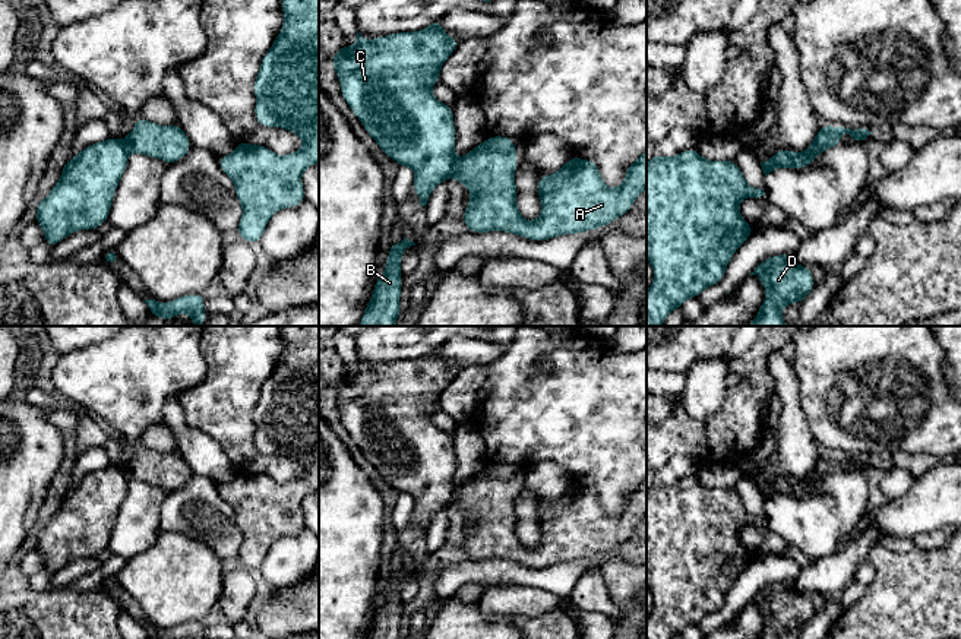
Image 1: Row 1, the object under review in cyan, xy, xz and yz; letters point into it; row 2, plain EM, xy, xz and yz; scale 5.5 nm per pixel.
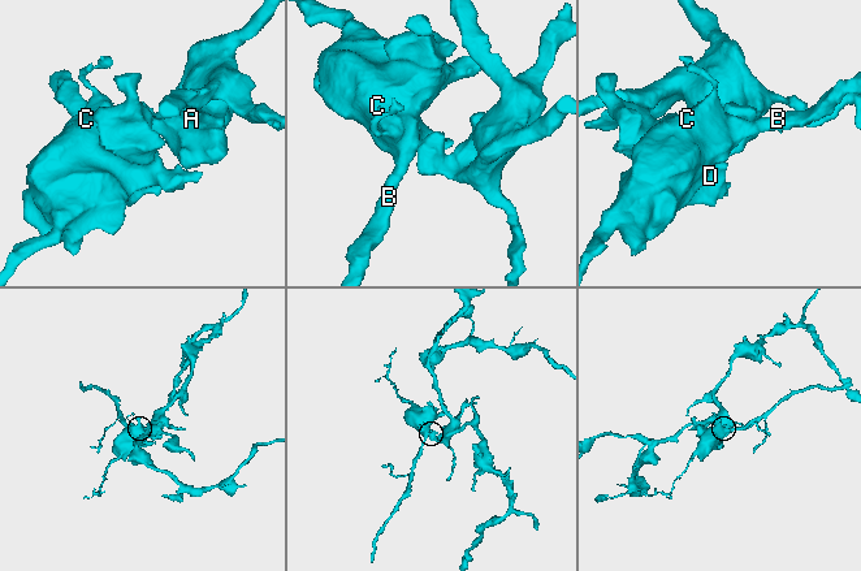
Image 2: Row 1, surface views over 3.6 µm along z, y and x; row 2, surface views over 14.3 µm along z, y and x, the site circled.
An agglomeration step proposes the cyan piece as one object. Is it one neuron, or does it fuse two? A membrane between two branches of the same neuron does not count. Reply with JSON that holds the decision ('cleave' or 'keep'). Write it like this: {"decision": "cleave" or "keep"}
{"decision": "cleave"}

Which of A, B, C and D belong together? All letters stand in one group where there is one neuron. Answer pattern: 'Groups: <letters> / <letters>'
Groups: A / B C D

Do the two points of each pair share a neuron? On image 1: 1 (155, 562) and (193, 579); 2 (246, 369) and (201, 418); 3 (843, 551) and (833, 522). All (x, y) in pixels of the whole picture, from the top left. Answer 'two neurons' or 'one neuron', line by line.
1: one neuron
2: one neuron
3: two neurons

